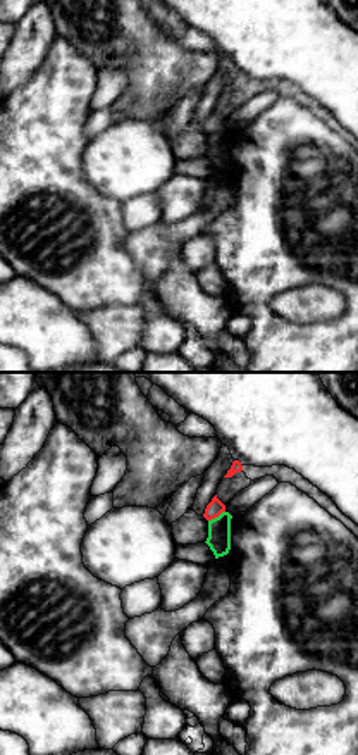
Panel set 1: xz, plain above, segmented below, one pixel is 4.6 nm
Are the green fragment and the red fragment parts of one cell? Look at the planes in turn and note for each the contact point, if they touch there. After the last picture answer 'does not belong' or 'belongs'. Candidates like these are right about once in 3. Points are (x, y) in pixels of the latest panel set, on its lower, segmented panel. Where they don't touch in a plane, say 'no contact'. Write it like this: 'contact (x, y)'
contact (216, 517)

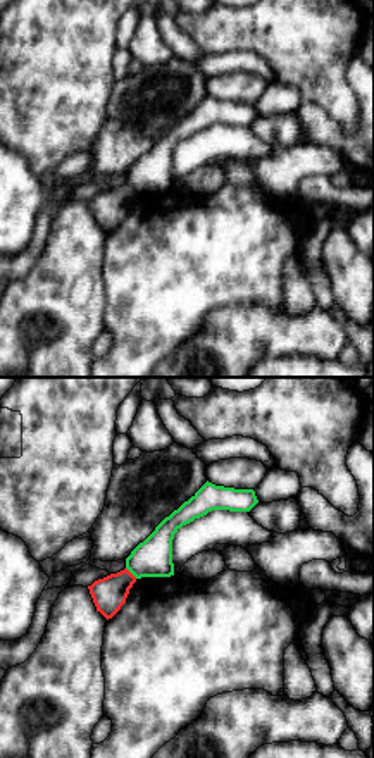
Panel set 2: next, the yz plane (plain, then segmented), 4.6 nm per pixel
contact (131, 572)

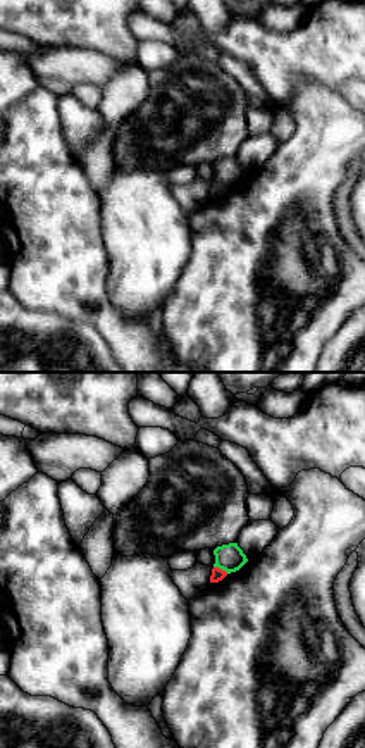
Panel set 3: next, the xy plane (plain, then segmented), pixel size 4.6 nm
contact (221, 567)

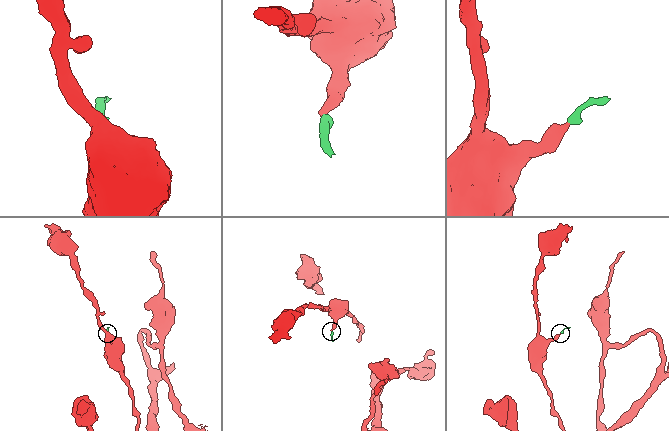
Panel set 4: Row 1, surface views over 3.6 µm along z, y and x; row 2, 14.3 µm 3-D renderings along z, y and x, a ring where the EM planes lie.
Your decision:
does not belong

